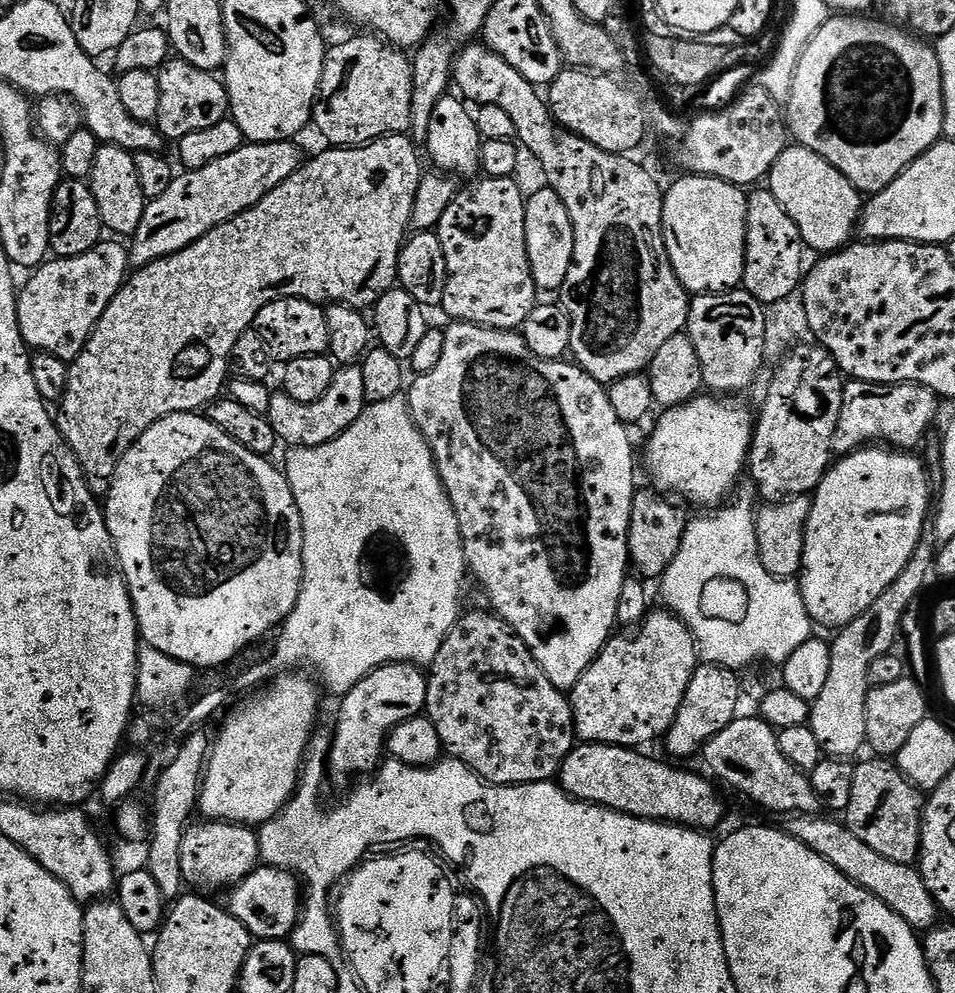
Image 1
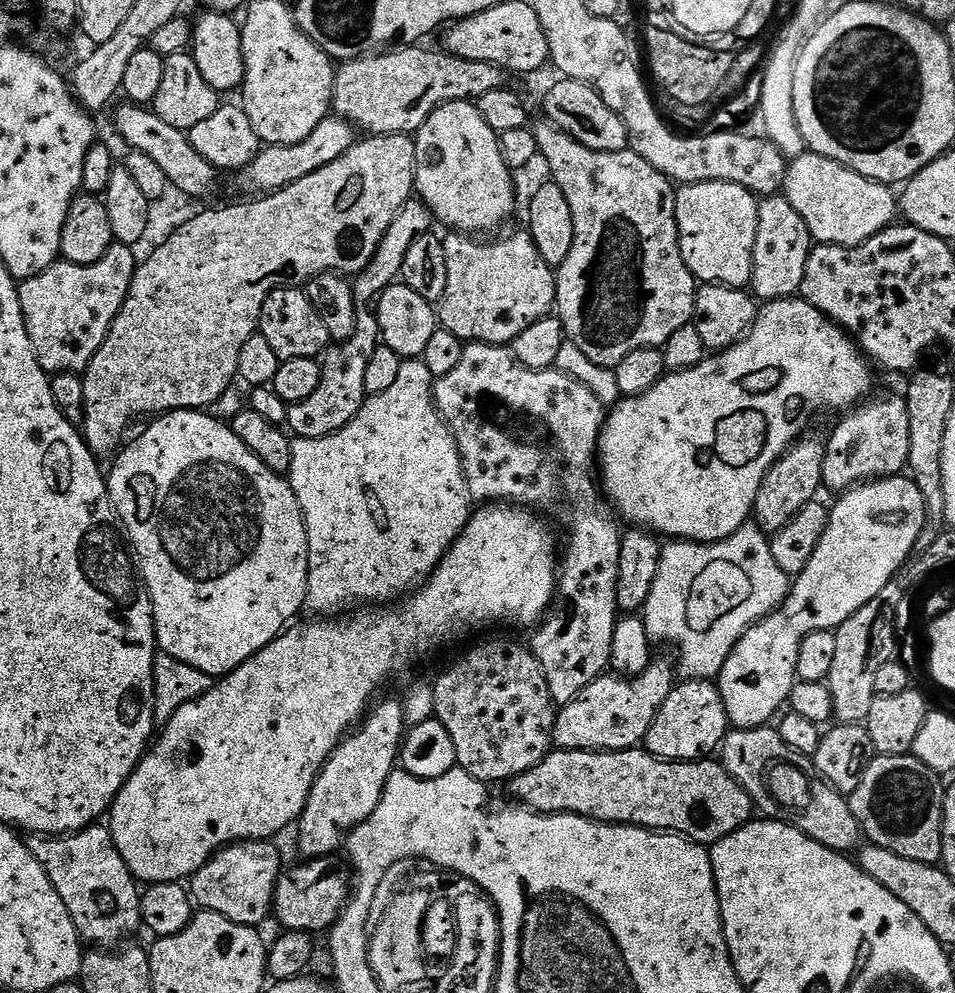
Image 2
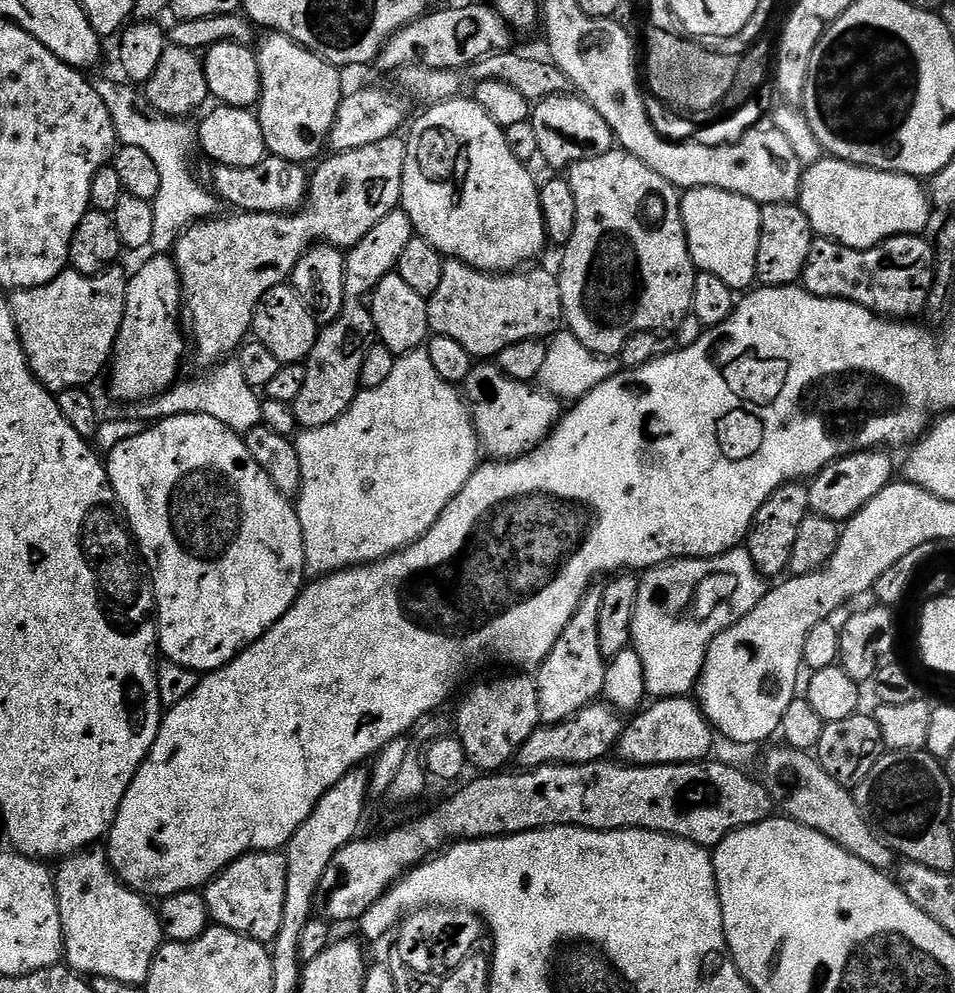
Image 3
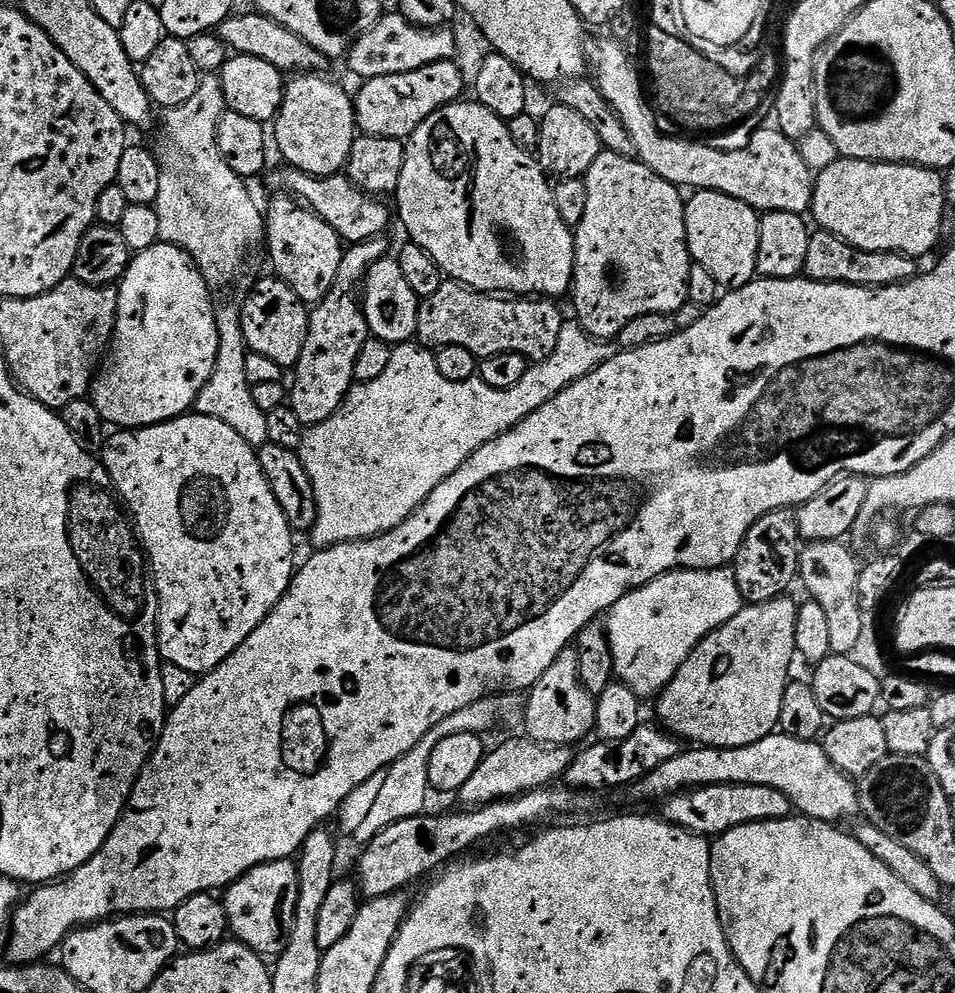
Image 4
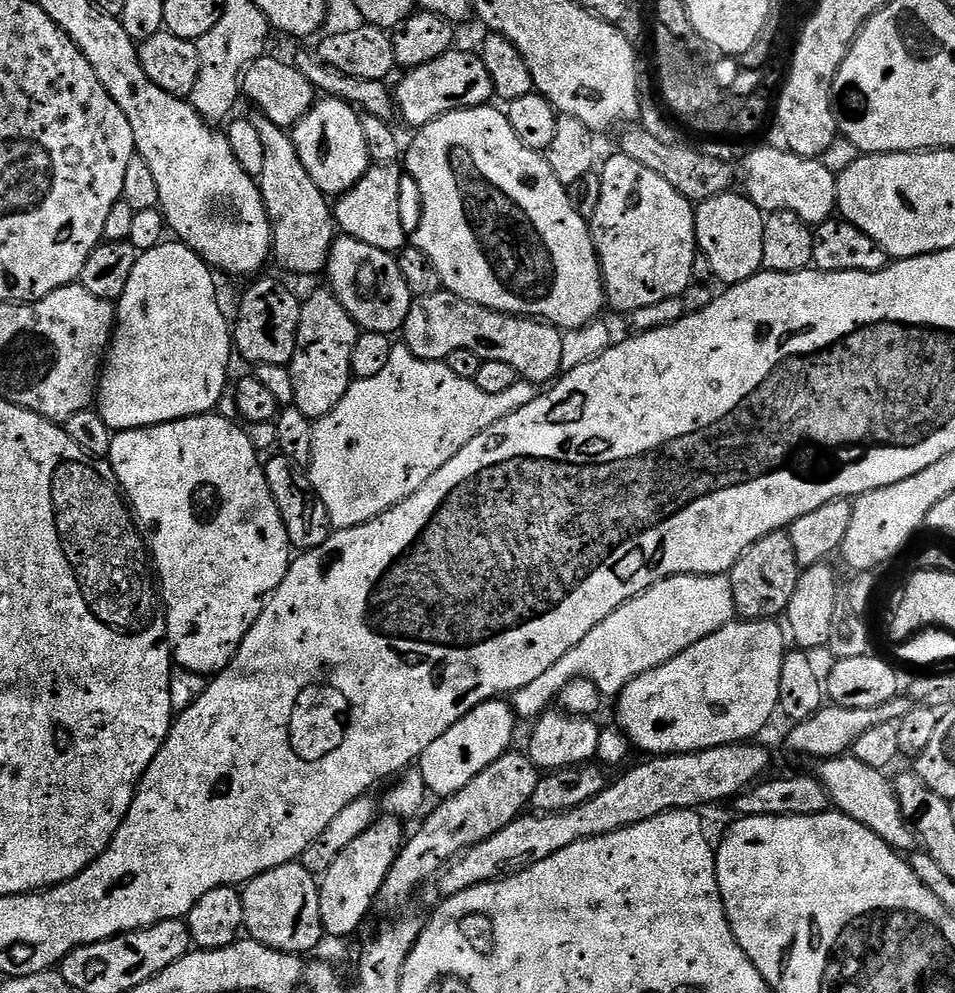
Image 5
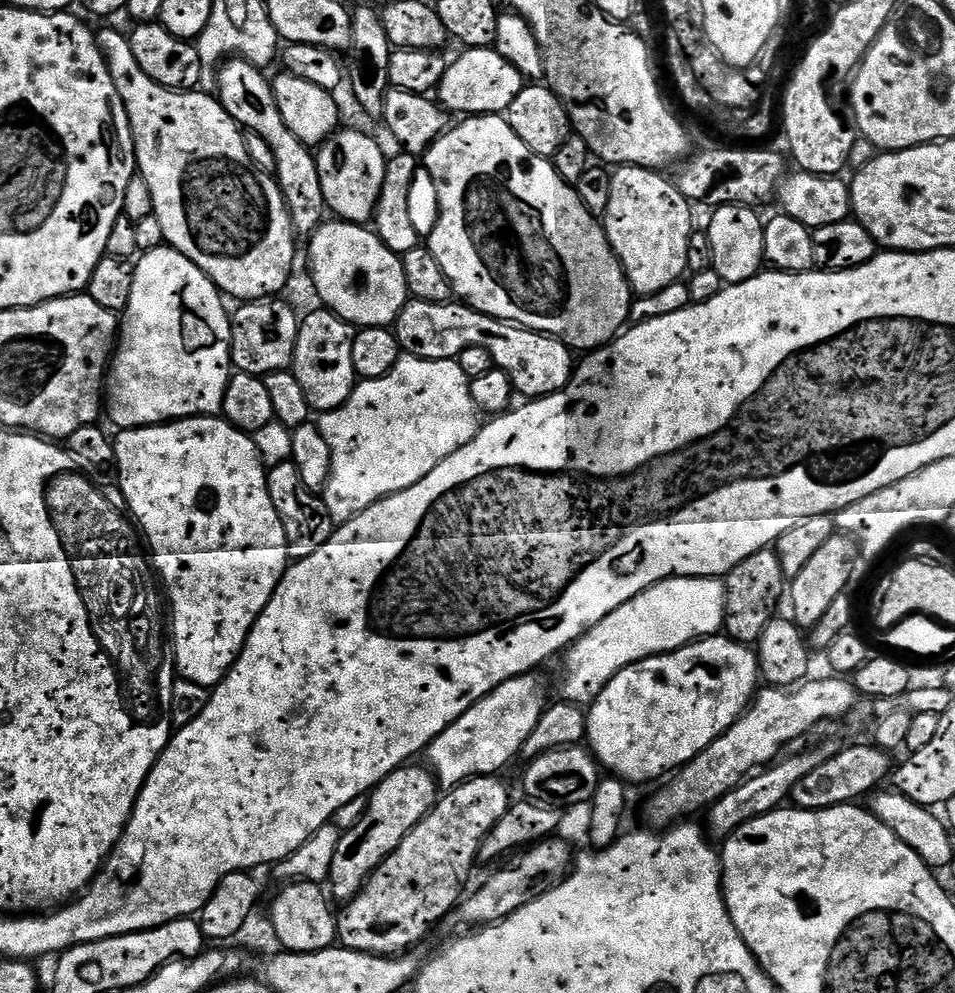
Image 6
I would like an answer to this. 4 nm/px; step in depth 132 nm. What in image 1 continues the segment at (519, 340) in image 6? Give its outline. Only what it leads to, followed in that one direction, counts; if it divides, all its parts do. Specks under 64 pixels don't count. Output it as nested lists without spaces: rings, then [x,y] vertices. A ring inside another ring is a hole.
[[[511,176],[480,178],[472,183],[476,182],[457,191],[456,201],[448,207],[446,214],[442,214],[442,222],[434,229],[436,237],[442,242],[448,271],[442,312],[461,324],[520,330],[530,310],[538,303],[538,289],[526,250],[526,192],[515,184],[517,181]]]

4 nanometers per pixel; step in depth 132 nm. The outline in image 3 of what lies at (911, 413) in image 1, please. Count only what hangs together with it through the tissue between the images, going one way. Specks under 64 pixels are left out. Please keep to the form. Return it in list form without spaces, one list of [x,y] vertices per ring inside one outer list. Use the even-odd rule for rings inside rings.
[[[884,450],[855,452],[827,464],[817,472],[808,484],[808,506],[811,515],[830,518],[834,523],[843,525],[851,516],[858,514],[858,510],[862,510],[862,506],[866,506],[866,502],[870,502],[874,494],[893,483],[892,460],[887,454],[889,455]]]

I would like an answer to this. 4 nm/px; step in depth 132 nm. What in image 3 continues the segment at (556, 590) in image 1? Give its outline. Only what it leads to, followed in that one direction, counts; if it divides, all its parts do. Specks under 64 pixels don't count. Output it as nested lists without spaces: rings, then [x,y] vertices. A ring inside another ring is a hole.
[[[480,362],[473,367],[472,372],[462,385],[463,395],[472,414],[472,421],[476,427],[476,436],[480,440],[480,447],[485,453],[488,452],[493,461],[516,460],[532,452],[543,440],[547,440],[552,429],[556,427],[562,415],[561,401],[557,400],[551,392],[537,390],[532,384],[523,384],[517,380],[504,376],[502,370],[495,363]],[[596,586],[589,587],[566,630],[562,630],[558,642],[554,642],[554,650],[550,650],[539,668],[535,669],[541,725],[566,722],[578,714],[578,710],[597,703],[603,697],[606,661],[602,646],[598,644],[598,614],[601,611],[602,591]]]

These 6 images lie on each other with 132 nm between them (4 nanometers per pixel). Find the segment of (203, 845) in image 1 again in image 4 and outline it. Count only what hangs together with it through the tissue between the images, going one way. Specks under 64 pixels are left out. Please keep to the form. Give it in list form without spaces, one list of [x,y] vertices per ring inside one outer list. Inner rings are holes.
[[[275,860],[269,864],[259,864],[257,868],[249,870],[241,880],[228,885],[223,893],[222,899],[231,935],[265,958],[279,956],[290,942],[298,910],[296,869],[297,865],[292,860]]]

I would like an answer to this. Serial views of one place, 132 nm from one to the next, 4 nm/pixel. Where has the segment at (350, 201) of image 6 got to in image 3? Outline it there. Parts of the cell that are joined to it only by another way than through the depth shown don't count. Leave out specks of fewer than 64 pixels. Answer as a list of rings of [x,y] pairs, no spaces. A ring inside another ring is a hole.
[[[280,32],[265,36],[268,37],[258,47],[256,61],[260,71],[258,115],[266,146],[271,155],[292,160],[298,165],[303,165],[304,160],[315,161],[315,156],[325,151],[328,135],[338,114],[342,99],[341,69]]]

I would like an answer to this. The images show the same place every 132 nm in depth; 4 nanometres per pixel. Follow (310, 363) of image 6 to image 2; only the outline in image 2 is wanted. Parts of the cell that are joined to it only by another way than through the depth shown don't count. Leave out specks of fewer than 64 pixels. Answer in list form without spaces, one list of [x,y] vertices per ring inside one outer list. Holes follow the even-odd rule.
[[[419,198],[408,200],[402,206],[402,210],[394,214],[394,222],[390,222],[390,230],[386,230],[380,249],[376,251],[376,257],[355,277],[352,284],[352,293],[357,302],[354,334],[350,334],[350,338],[333,343],[323,353],[320,366],[322,382],[318,382],[318,390],[314,390],[314,394],[310,394],[306,402],[288,405],[286,428],[293,437],[301,440],[326,438],[342,430],[358,414],[366,399],[366,365],[370,362],[374,350],[382,344],[376,314],[369,305],[391,284],[400,280],[406,250],[410,250],[410,245],[418,242],[418,238],[429,235],[433,231],[432,227],[434,227],[432,211]],[[364,304],[368,304],[368,308]]]

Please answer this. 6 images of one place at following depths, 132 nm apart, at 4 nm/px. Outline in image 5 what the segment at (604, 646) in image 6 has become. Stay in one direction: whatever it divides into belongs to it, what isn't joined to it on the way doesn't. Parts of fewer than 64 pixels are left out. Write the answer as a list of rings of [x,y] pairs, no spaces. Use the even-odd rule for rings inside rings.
[[[727,575],[668,576],[647,588],[642,594],[635,596],[633,600],[627,600],[622,606],[618,606],[618,610],[614,610],[605,620],[598,622],[598,626],[594,626],[594,630],[590,630],[590,634],[586,634],[586,638],[582,638],[578,646],[562,654],[562,658],[558,658],[558,662],[554,662],[554,666],[550,666],[546,674],[534,678],[534,682],[511,693],[512,710],[521,721],[535,722],[553,707],[554,701],[559,697],[562,686],[566,686],[566,682],[583,676],[590,682],[594,682],[594,686],[598,686],[601,697],[619,697],[621,690],[631,680],[662,666],[670,658],[682,654],[682,650],[694,646],[694,642],[714,634],[722,626],[731,624],[735,616],[734,590]]]

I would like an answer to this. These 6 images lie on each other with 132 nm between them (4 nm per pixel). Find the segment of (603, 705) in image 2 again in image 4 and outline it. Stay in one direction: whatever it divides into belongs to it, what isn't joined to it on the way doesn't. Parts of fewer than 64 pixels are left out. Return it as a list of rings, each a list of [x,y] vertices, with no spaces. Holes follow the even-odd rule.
[[[519,738],[508,740],[485,755],[484,761],[470,774],[466,786],[462,786],[458,799],[464,806],[494,804],[497,800],[510,800],[514,796],[524,796],[536,788],[549,787],[559,781],[565,770],[572,765],[574,752],[571,747],[550,748],[547,744],[535,744],[533,740]]]

